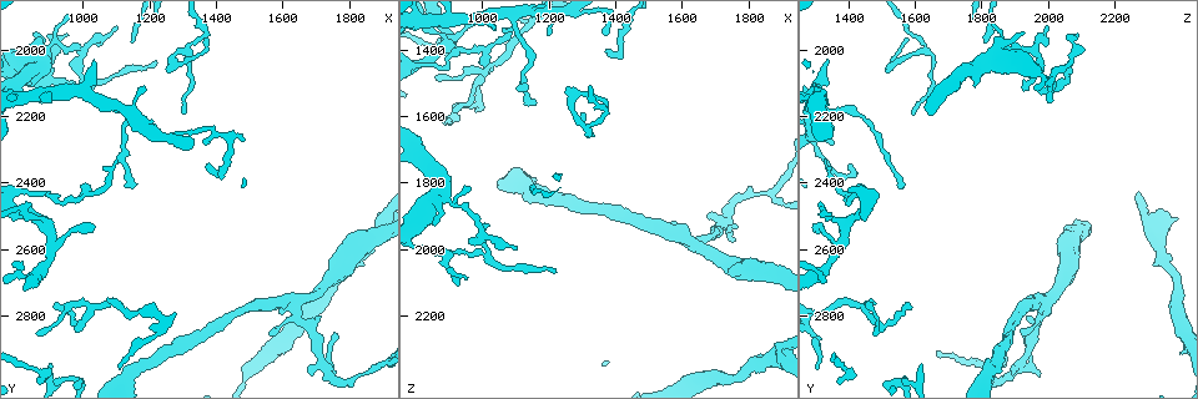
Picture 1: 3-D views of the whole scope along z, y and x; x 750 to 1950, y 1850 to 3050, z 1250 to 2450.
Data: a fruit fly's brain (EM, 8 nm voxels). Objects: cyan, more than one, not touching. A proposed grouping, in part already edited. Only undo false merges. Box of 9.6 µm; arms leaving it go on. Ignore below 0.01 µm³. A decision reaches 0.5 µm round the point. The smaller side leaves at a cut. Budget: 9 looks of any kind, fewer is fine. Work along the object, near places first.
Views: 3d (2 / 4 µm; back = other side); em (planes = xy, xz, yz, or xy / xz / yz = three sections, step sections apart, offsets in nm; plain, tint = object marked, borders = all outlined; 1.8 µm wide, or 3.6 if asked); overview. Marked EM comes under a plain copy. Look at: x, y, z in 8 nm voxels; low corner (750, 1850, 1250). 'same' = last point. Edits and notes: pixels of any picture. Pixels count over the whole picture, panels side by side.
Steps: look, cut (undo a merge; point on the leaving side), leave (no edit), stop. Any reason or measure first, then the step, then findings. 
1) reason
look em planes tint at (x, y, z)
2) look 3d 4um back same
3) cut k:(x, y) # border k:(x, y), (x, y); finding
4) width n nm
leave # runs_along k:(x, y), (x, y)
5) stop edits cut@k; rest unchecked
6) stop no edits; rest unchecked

a fork
look 3d 4um at (1290, 2010, 1620)

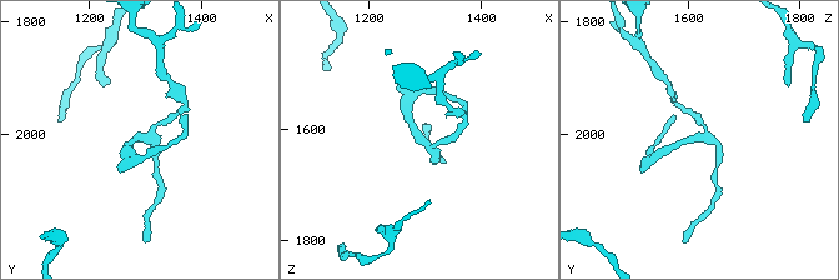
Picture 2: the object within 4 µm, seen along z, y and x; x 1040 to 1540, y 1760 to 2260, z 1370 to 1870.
look em planes tint at (1300, 2005, 1620)

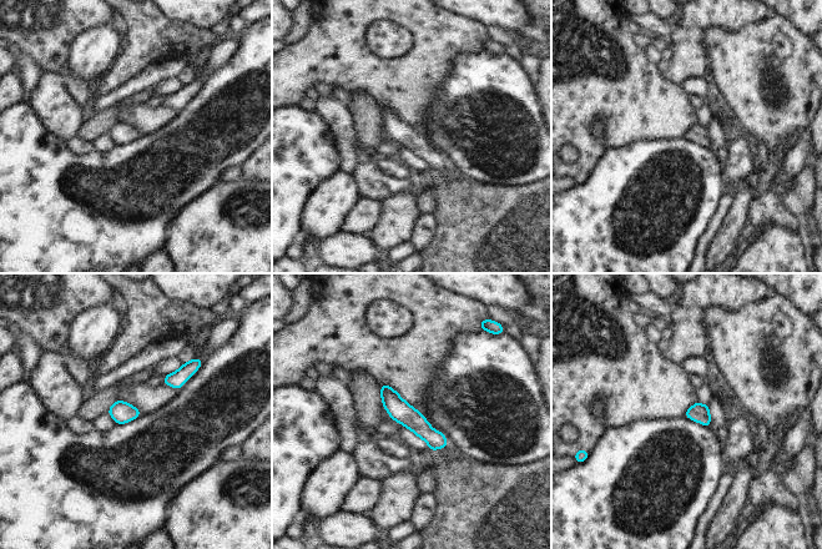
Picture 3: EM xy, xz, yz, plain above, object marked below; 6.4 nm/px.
leave # runs_along 3:(383, 388), (425, 432), (443, 444); one cell here

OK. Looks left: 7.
sharp bend
look 3d 2um at (1650, 2750, 2000)

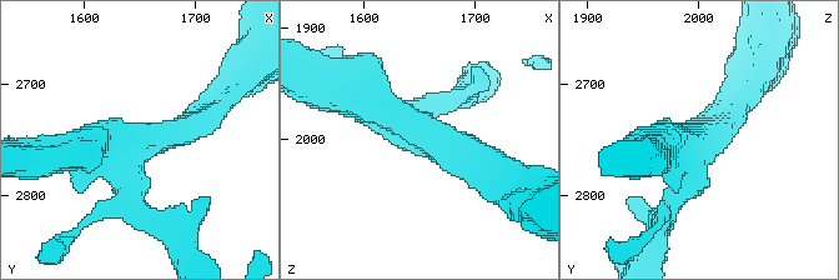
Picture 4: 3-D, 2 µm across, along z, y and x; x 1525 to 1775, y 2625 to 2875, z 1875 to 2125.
look em yz step 8 tint at (1652, 2752, 1996)

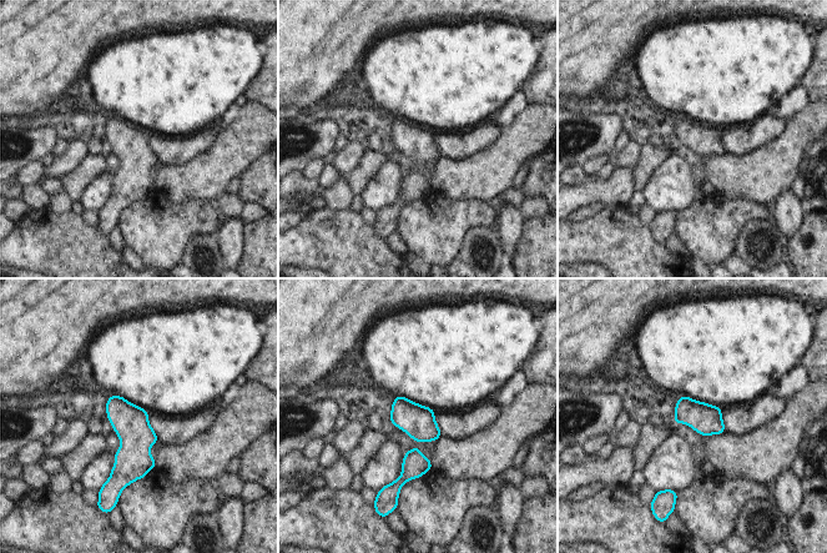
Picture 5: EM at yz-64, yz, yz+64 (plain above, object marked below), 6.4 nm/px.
another direction
look em xz step 16 tint same

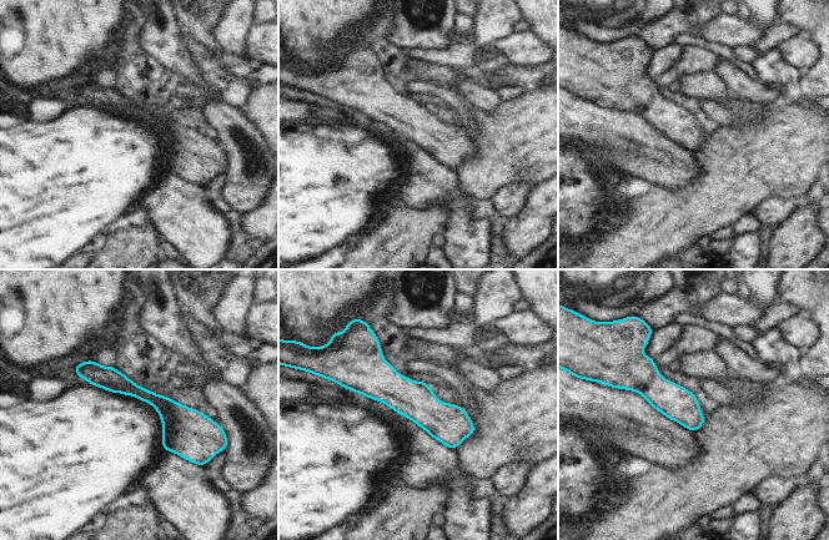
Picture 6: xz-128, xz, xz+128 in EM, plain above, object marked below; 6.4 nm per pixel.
leave # runs_along 6:(79, 369), (155, 399), (191, 458); continuous, no second cell

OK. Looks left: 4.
arms part here
look 3d 4um at (1870, 2960, 1840)

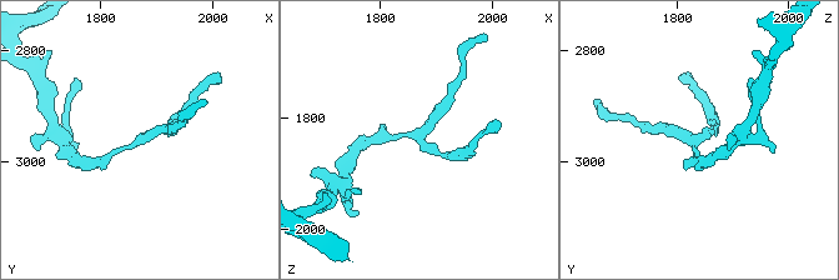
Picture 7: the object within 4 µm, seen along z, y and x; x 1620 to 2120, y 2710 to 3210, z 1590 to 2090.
arms 3; shape alone is not enough
look em planes tint at (1865, 2970, 1835)

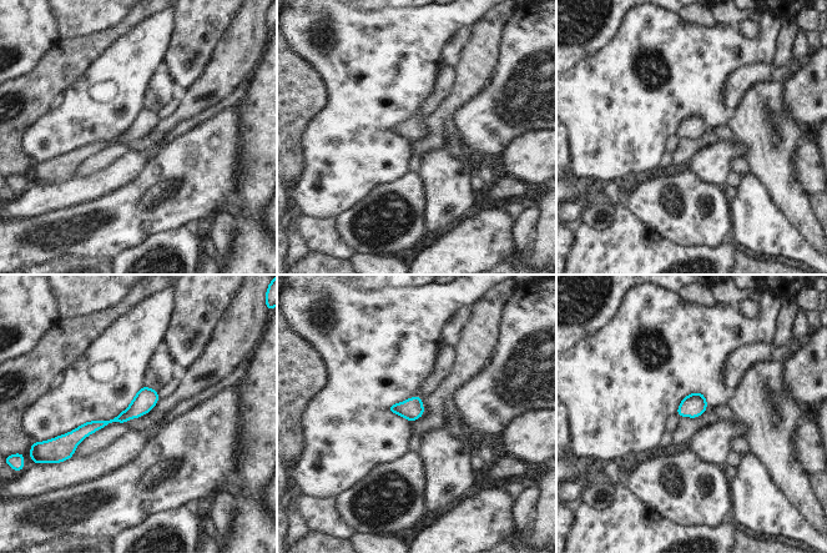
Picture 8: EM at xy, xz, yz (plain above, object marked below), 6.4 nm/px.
width 140 nm
leave # runs_along 8:(152, 392), (124, 417), (67, 441); one cell here

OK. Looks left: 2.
narrows sharply
look em planes tint at (880, 2520, 1390)

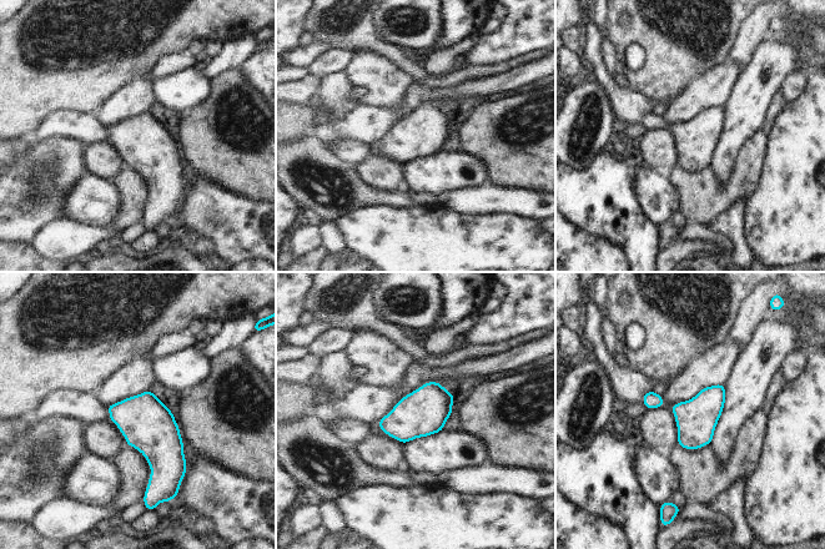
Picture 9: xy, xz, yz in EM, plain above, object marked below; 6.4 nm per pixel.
leave # continuous, no second cell

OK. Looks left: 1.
stop no edits; rest unchecked

